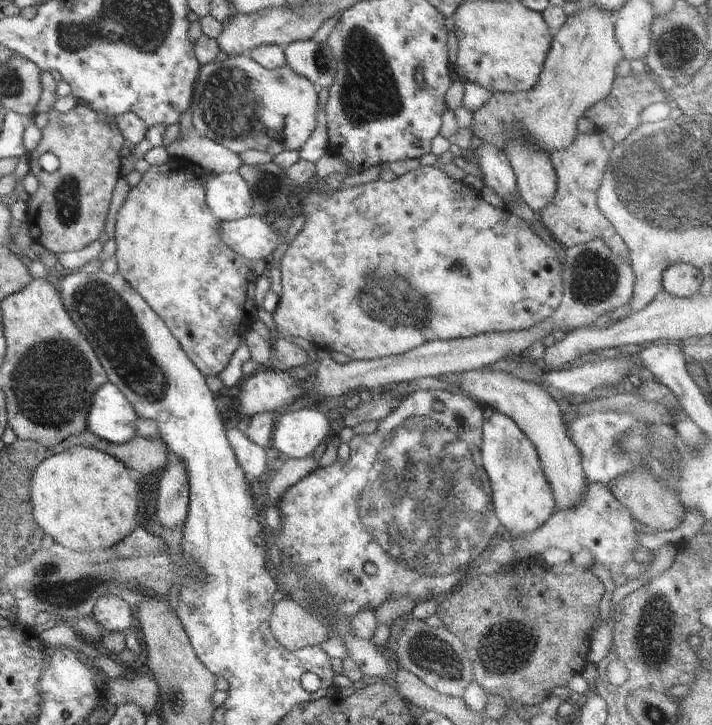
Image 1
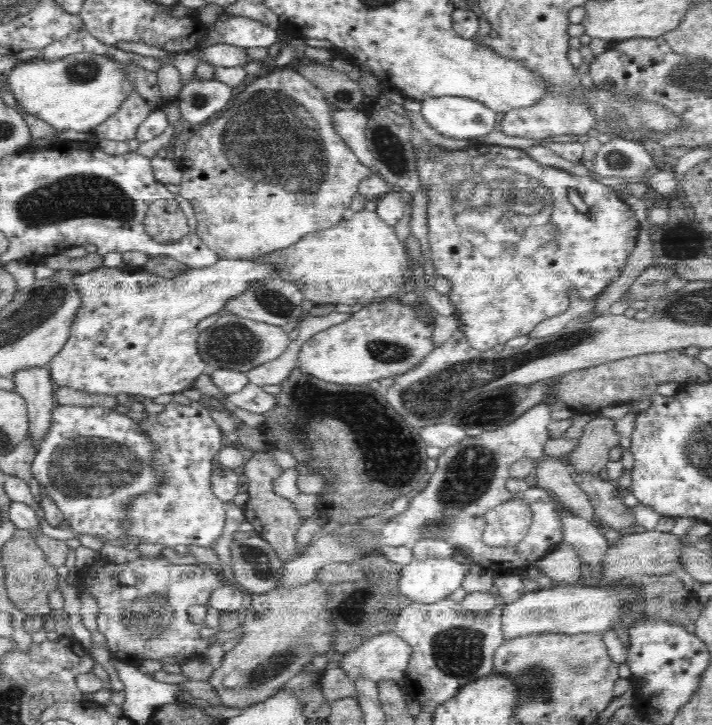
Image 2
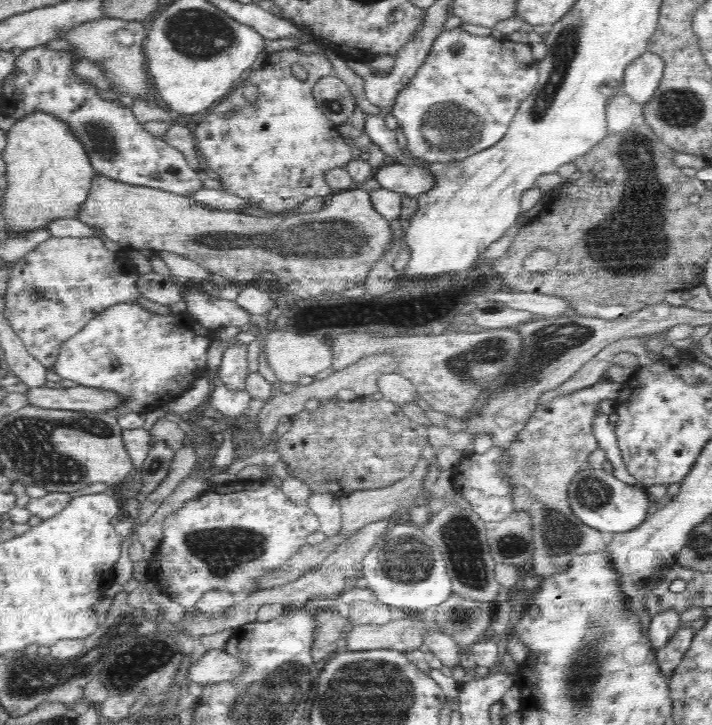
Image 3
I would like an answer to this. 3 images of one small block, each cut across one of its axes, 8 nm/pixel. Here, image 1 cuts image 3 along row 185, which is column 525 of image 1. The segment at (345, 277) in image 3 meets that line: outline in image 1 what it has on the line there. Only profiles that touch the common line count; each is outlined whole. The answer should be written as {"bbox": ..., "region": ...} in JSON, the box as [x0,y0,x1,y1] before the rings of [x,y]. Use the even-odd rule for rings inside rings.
{"bbox":[463,4,625,168],"region":[[[592,4],[589,8],[580,7],[576,14],[567,16],[566,23],[557,31],[551,41],[539,82],[528,91],[494,93],[490,101],[473,114],[471,129],[475,142],[469,150],[464,150],[463,161],[472,162],[474,167],[478,168],[475,156],[476,142],[487,141],[505,152],[512,129],[524,131],[529,136],[528,139],[534,141],[548,154],[568,147],[578,134],[577,119],[583,116],[588,108],[610,95],[616,77],[616,67],[625,59],[615,38],[613,18],[614,12],[600,9],[596,4]]]}

